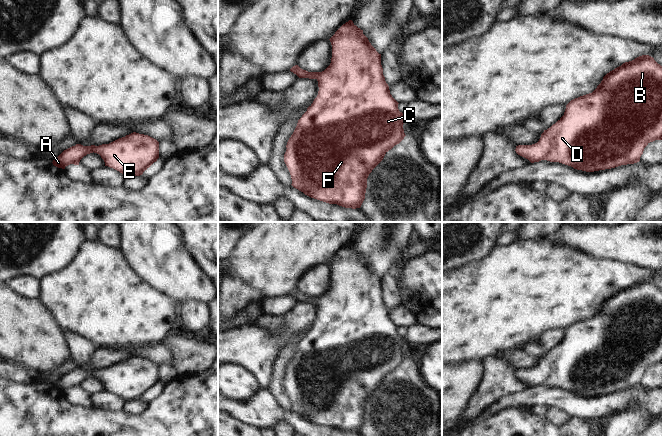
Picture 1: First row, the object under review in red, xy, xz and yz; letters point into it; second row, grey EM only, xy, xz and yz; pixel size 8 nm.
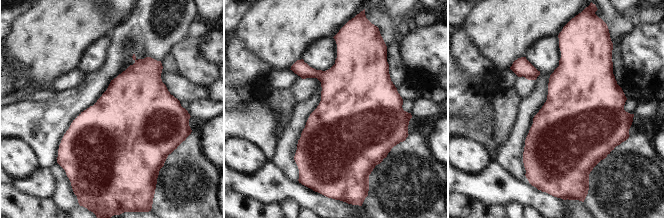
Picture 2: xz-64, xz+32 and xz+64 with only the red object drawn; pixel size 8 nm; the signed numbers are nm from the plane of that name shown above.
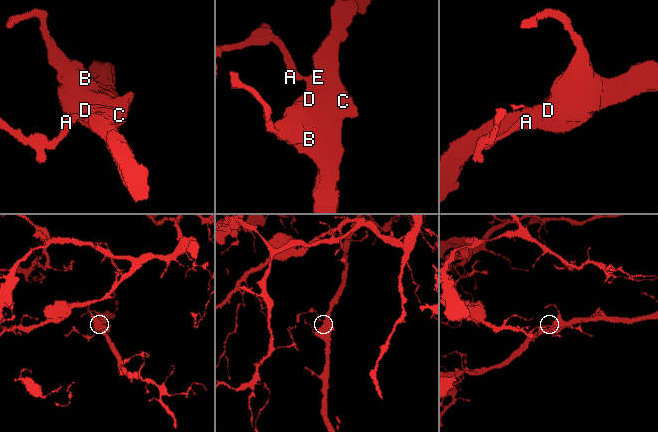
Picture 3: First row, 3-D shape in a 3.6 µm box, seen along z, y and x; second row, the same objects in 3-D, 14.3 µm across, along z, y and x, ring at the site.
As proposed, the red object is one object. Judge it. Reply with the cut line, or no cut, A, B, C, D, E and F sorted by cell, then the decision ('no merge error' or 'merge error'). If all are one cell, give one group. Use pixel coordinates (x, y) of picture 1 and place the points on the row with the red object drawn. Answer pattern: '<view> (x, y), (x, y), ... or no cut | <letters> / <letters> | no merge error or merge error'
no cut | A B C D E F | no merge error

